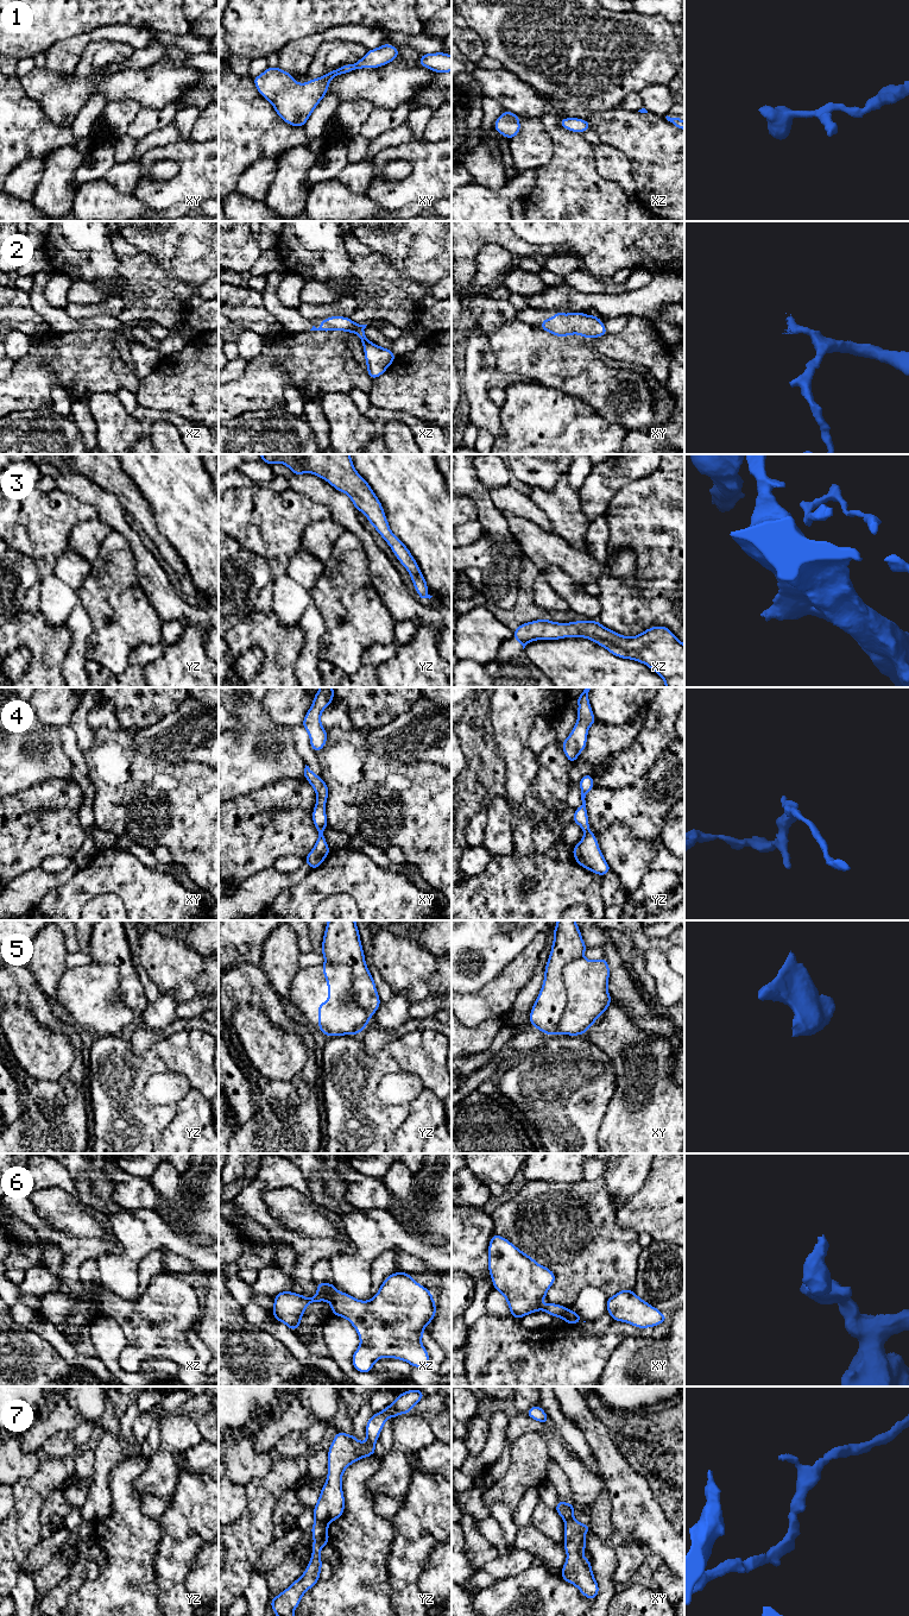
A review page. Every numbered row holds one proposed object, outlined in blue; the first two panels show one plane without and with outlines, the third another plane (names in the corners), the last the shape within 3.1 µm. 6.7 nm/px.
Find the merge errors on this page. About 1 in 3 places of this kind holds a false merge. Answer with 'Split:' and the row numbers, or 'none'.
Split: 5, 6, 7

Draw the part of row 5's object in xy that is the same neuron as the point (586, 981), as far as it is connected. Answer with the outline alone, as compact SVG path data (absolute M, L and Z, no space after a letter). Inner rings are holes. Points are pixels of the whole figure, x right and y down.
M580 958L563 969L567 1005L556 1033L585 1035L612 1002L607 989L610 967L606 958Z

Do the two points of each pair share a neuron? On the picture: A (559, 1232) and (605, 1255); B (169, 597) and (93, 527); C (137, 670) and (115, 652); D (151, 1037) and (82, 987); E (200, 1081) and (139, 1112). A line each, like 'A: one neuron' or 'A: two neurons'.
A: one neuron
B: two neurons
C: two neurons
D: one neuron
E: one neuron

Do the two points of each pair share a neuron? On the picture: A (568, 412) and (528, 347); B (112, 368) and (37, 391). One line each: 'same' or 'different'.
A: different
B: same

